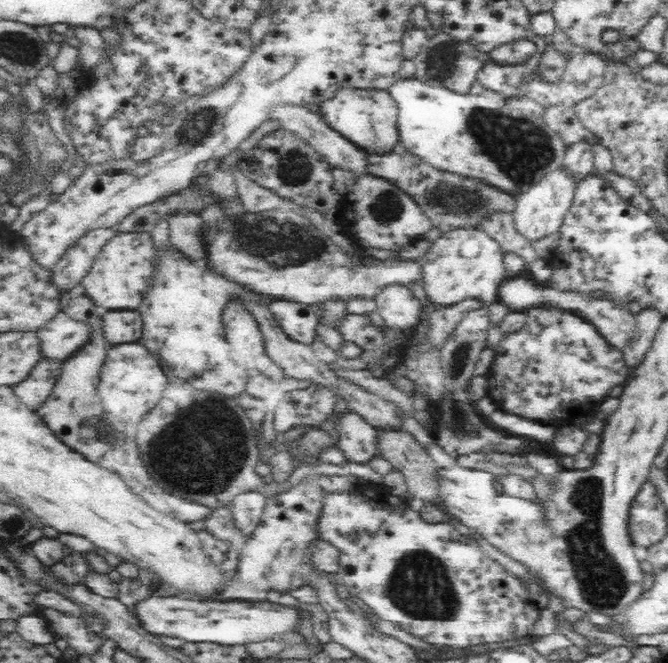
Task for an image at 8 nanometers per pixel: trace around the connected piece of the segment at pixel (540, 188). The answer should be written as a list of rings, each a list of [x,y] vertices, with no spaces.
[[[560,168],[544,176],[532,188],[527,188],[526,192],[514,196],[513,213],[514,224],[517,231],[529,240],[539,240],[546,238],[550,234],[558,233],[558,228],[564,224],[566,213],[573,203],[575,195],[572,177]]]

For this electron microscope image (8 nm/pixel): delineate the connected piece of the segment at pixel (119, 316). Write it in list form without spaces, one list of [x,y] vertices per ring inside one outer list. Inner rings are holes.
[[[138,309],[134,310],[112,310],[103,316],[103,336],[108,345],[128,343],[130,341],[140,342],[143,335],[143,320]]]

